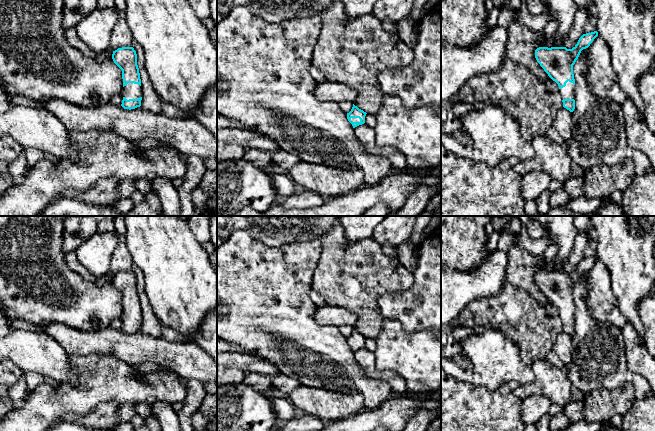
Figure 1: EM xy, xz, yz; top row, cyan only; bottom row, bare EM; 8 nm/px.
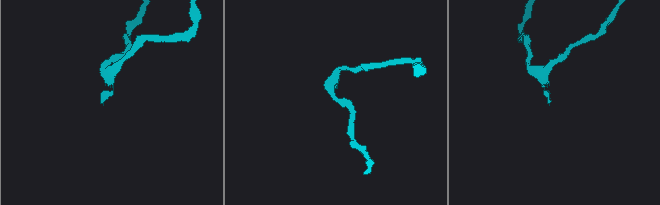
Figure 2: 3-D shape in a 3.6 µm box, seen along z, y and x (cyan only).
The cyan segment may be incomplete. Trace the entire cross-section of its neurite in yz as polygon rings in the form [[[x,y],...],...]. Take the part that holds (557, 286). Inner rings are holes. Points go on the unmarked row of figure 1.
[[[598,256],[583,258],[572,273],[566,271],[539,271],[535,274],[535,282],[548,300],[560,313],[563,331],[573,336],[575,333],[575,303],[573,289],[581,275],[590,270],[598,260]]]

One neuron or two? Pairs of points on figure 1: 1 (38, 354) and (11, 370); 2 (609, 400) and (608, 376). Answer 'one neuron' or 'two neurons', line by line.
1: two neurons
2: two neurons

